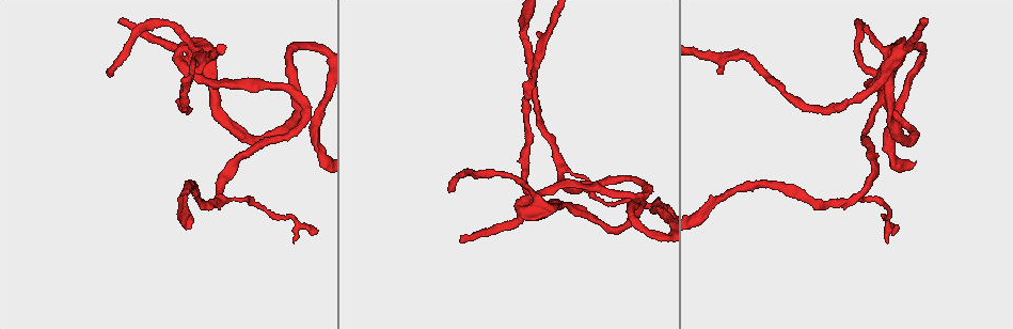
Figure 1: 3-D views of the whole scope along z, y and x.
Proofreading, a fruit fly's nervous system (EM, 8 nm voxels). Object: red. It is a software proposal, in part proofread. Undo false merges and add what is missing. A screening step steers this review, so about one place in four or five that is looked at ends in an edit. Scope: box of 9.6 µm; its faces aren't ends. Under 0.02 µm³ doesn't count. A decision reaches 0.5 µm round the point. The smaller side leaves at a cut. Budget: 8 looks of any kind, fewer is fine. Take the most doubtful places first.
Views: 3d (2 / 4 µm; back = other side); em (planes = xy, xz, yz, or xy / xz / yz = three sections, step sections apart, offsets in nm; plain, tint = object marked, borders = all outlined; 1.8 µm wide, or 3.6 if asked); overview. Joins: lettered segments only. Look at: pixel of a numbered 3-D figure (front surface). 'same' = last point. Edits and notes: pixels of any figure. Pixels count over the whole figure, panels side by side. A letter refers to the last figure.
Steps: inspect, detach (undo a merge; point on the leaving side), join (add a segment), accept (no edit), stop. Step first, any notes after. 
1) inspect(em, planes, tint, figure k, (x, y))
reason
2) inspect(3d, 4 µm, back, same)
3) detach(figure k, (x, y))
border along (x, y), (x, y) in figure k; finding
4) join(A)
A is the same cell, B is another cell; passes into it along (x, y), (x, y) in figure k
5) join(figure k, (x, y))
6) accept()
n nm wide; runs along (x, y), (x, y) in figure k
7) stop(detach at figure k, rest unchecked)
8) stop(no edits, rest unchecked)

inspect(3d, 4 µm, figure 1, (877, 72))
thin end

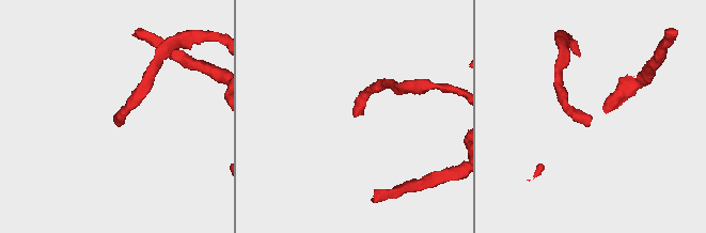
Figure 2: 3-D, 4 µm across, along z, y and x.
inspect(em, planes, plain, figure 2, (113, 120))

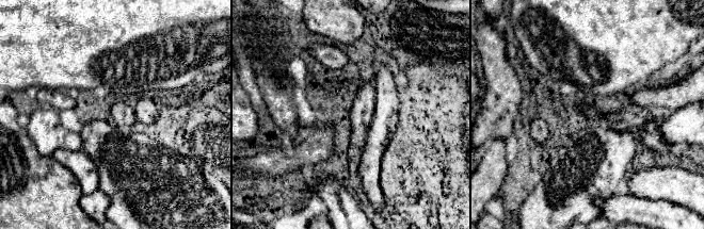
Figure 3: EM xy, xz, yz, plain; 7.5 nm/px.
inspect(em, planes, borders, same)
see the neighbours

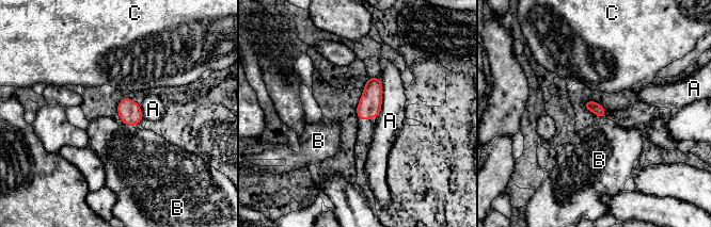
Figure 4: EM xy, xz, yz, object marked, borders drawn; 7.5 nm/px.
accept()
A touches over 320 nm; A, B and C are other cells; border along (120, 119), (132, 127) in figure 4; none of them fits

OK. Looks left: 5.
inspect(3d, 2 µm, figure 1, (535, 210))

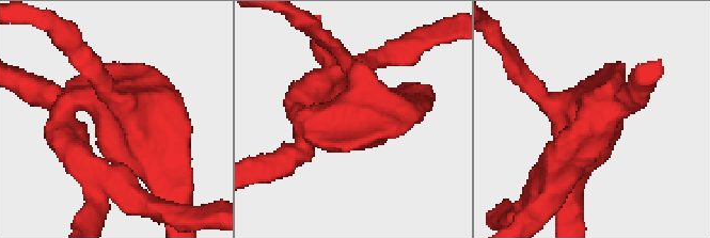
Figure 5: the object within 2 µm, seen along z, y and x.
inspect(em, planes, borders, figure 5, (360, 119))

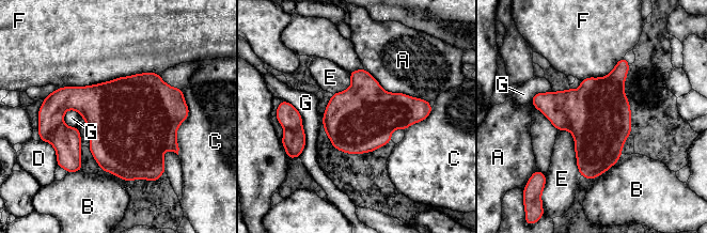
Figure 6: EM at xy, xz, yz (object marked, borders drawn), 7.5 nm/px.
accept()
480 nm wide; F touches over 750 nm; A, B, C, D, E, F and G are other cells; continuous, no second neuron

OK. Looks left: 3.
inspect(3d, 2 µm, back, figure 1, (926, 18))
branch stops here

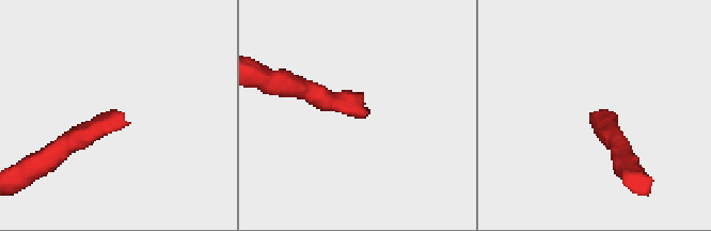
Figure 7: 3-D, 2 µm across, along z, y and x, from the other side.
inspect(em, 3.6 µm, planes, borders, figure 7, (590, 118))
shape alone is not enough

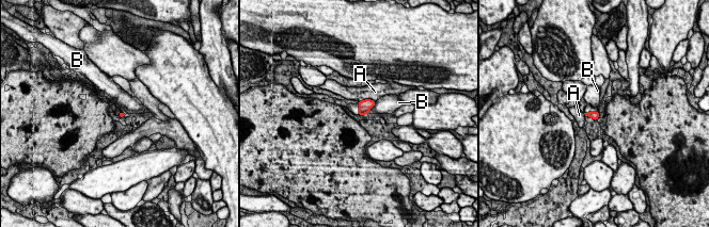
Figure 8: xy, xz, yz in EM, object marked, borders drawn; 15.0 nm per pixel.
accept()
A touches over 260 nm; A and B are other cells; none of them fits

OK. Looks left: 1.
stop(no edits, rest unchecked)

